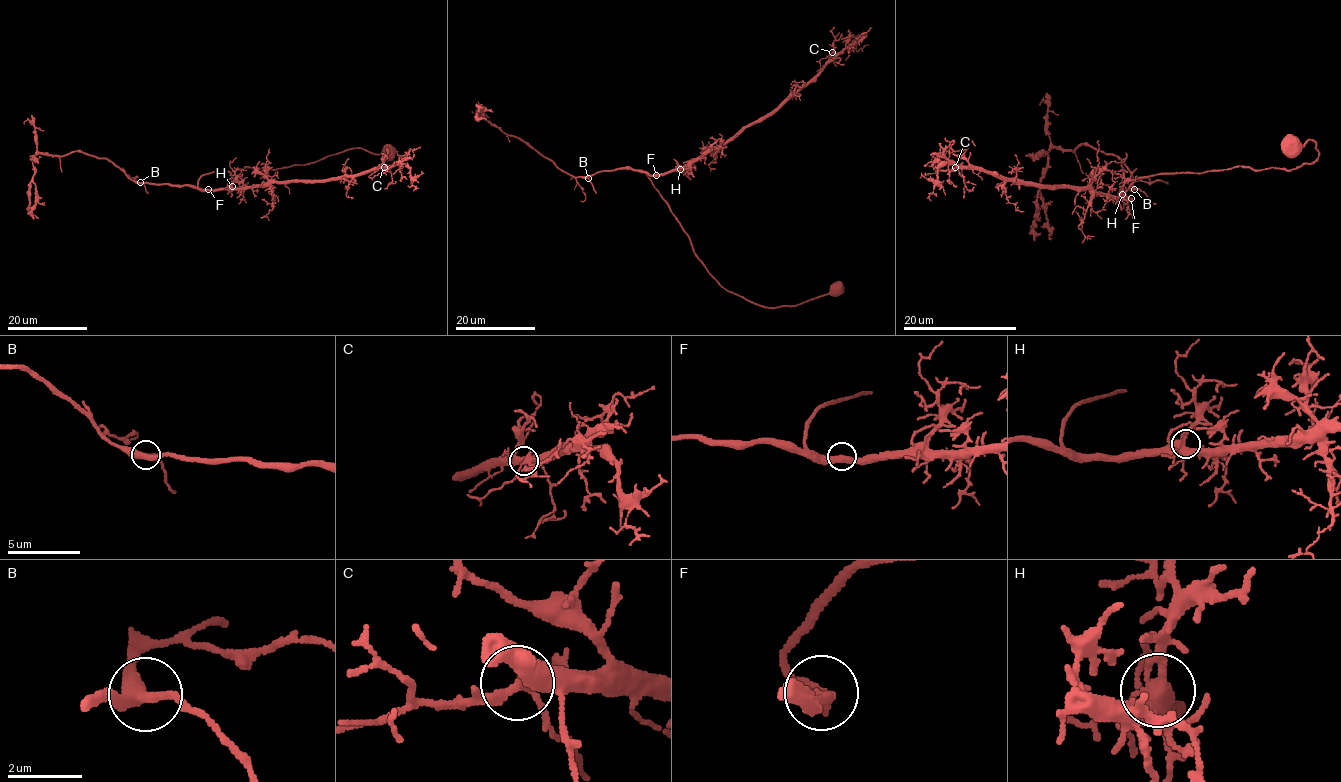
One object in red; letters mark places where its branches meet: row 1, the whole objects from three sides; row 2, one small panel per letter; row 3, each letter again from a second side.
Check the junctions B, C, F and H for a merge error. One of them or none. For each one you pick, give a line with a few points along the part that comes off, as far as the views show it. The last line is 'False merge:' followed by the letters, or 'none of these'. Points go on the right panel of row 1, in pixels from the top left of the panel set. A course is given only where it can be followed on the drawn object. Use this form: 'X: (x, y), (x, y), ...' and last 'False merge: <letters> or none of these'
False merge: none of these

